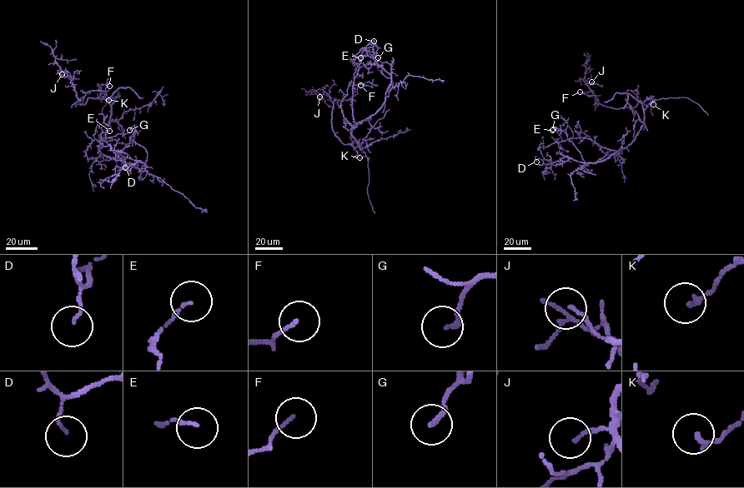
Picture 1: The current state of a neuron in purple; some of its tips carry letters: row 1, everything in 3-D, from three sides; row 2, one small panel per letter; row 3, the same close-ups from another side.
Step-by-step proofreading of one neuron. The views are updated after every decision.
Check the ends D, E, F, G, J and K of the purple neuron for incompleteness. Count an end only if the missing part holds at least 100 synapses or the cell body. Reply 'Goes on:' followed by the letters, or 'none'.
Goes on: none

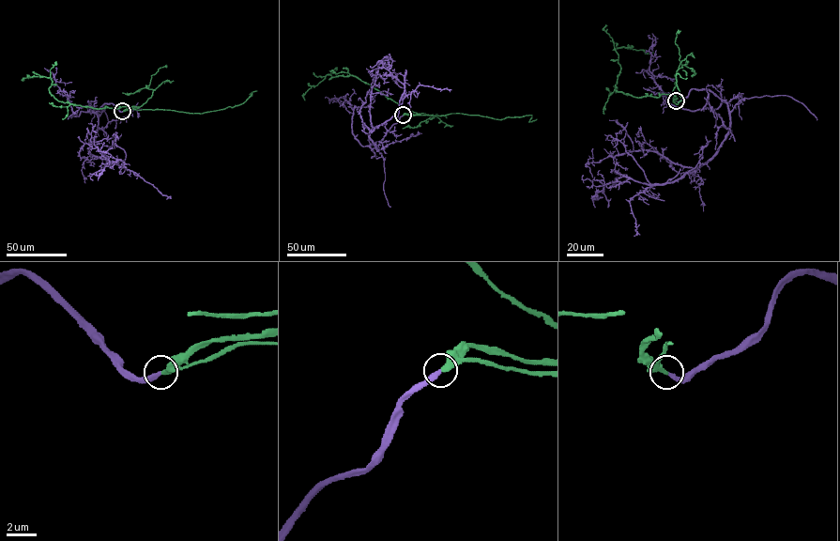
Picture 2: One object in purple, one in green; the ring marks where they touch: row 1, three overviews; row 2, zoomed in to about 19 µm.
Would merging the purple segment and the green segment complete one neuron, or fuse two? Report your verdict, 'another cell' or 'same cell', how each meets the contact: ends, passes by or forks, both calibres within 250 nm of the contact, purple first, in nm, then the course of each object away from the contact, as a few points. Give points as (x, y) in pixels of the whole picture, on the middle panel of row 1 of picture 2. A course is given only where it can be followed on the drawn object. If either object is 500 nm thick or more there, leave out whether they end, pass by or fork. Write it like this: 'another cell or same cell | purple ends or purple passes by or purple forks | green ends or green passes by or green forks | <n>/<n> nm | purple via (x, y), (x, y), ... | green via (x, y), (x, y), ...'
same cell | purple ends | green ends | 280/320 nm | purple via (403, 115), (380, 142), (378, 150), (370, 137), (370, 132), (390, 117), (402, 99), (421, 85), (450, 89) | green via (403, 115), (419, 114), (351, 75), (329, 79), (332, 77), (327, 74), (302, 96), (304, 100)

